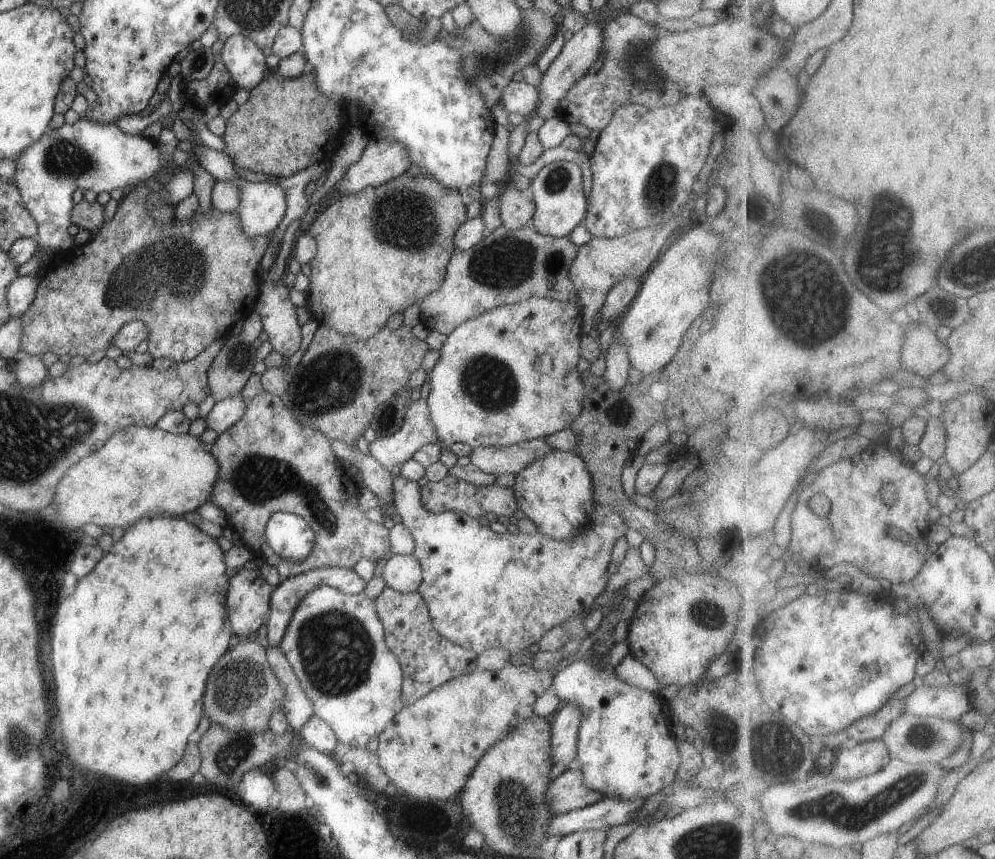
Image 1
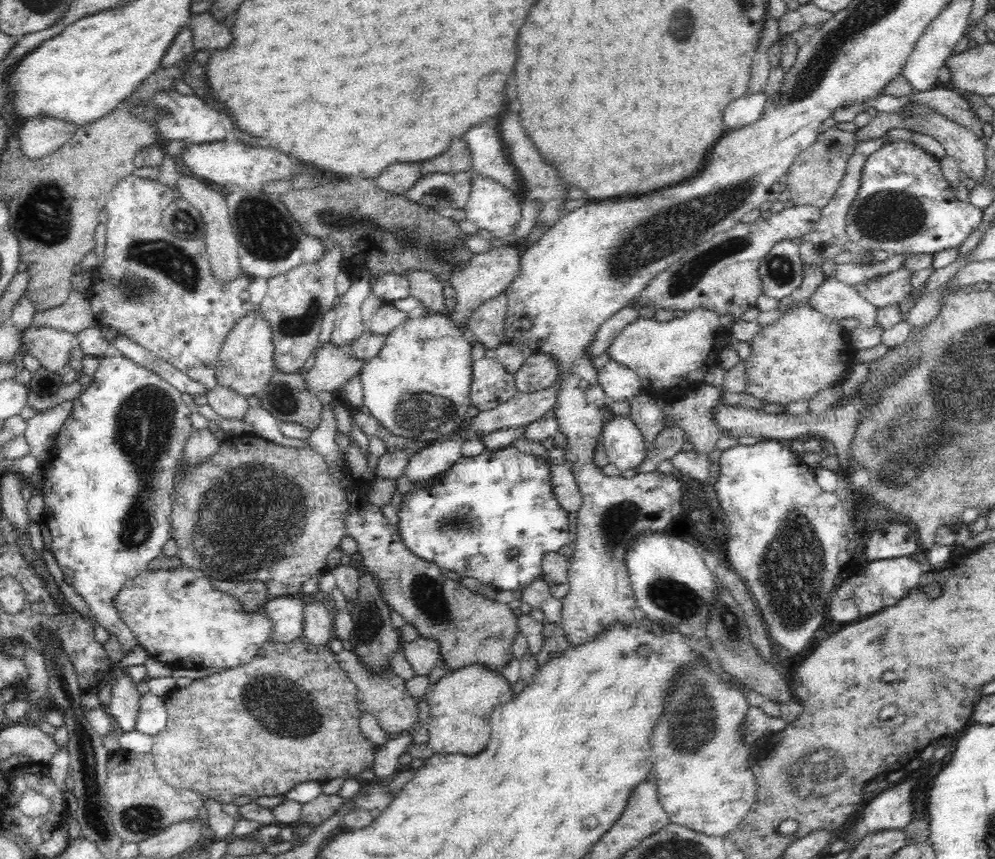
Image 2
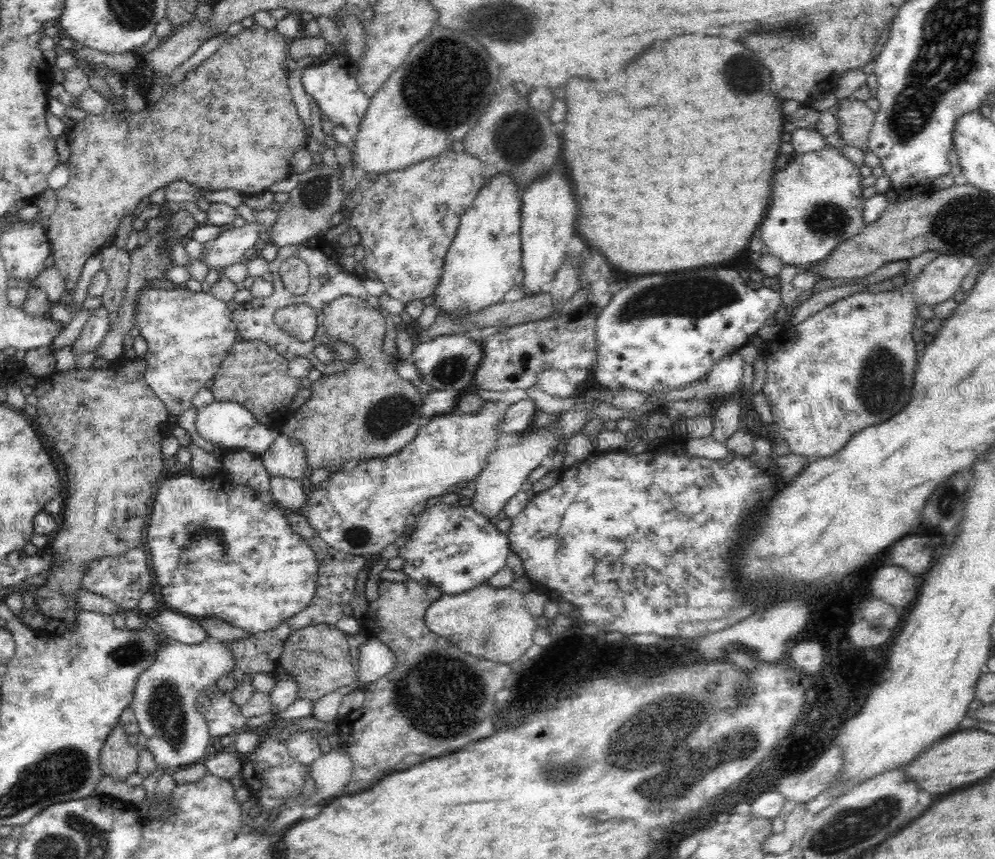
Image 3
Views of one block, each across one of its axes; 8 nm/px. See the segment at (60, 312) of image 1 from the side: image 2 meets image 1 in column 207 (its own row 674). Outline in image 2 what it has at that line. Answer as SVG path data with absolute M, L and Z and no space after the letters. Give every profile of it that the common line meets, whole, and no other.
M301 638L291 642L266 642L260 648L259 654L236 668L220 670L212 676L194 680L186 688L175 688L165 696L166 710L168 713L167 724L156 736L153 736L153 748L150 752L156 765L157 774L160 775L168 786L176 789L188 789L202 793L204 798L212 798L222 804L232 803L237 796L250 796L253 800L259 796L278 796L290 792L296 784L309 780L326 782L336 777L355 778L360 772L373 767L376 746L363 734L359 727L361 710L356 701L357 687L349 679L348 673L336 661L336 654L326 645L320 647L304 644Z

